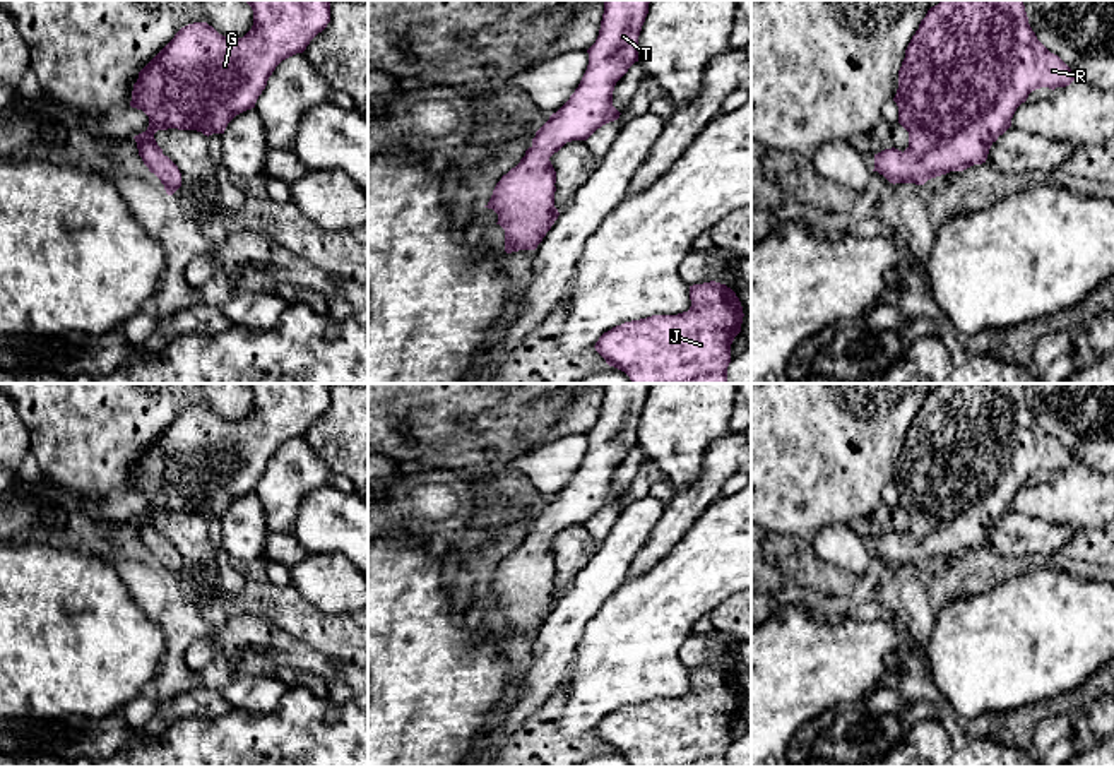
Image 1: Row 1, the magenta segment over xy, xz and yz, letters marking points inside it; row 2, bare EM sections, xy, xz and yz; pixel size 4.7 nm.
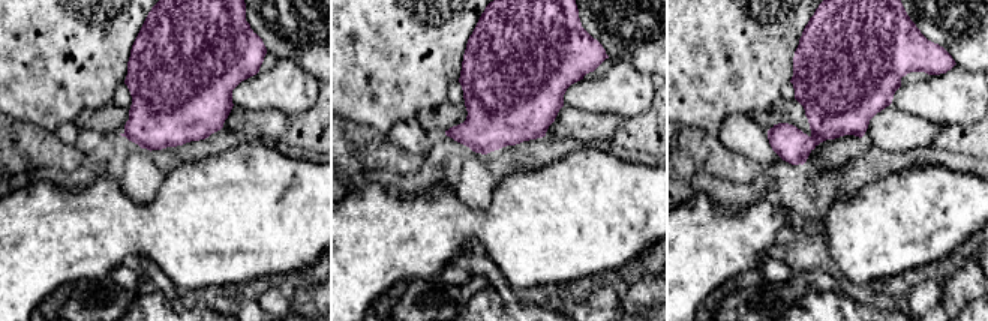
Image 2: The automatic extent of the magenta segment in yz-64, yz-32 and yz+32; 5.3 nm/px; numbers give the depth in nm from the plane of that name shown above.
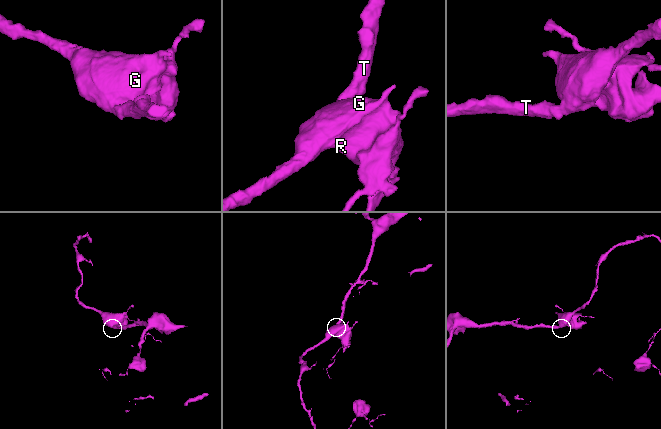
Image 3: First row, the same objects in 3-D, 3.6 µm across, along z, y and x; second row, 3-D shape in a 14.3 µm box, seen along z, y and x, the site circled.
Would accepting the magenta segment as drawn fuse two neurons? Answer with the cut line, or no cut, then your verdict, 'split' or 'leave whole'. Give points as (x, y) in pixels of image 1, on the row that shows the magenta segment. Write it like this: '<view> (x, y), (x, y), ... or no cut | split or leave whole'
no cut | leave whole

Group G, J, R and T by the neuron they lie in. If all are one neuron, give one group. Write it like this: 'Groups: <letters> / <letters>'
Groups: G J R T

